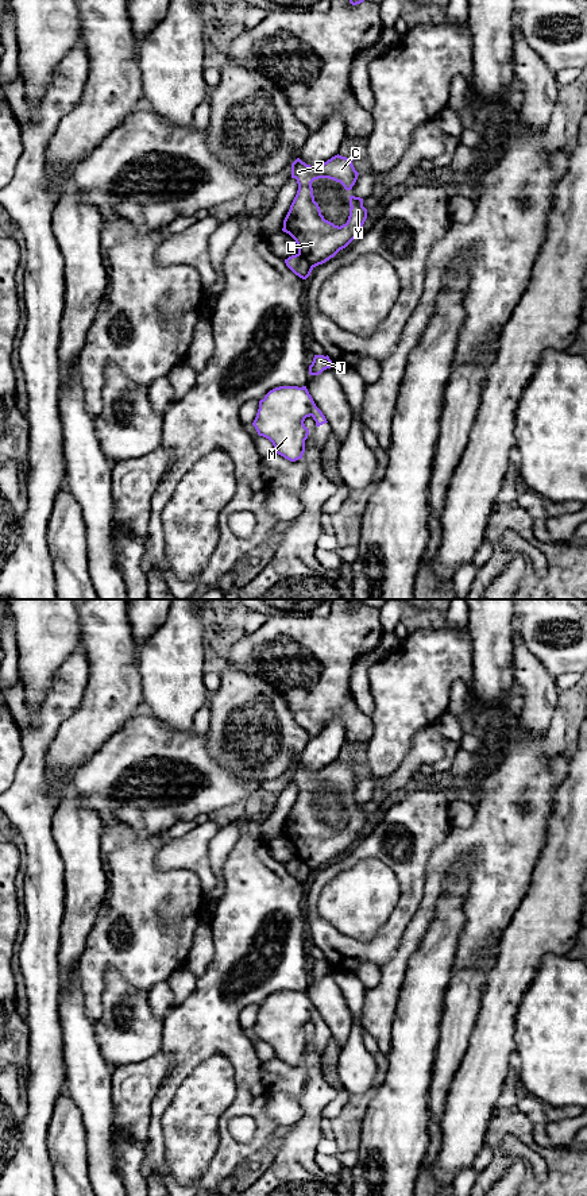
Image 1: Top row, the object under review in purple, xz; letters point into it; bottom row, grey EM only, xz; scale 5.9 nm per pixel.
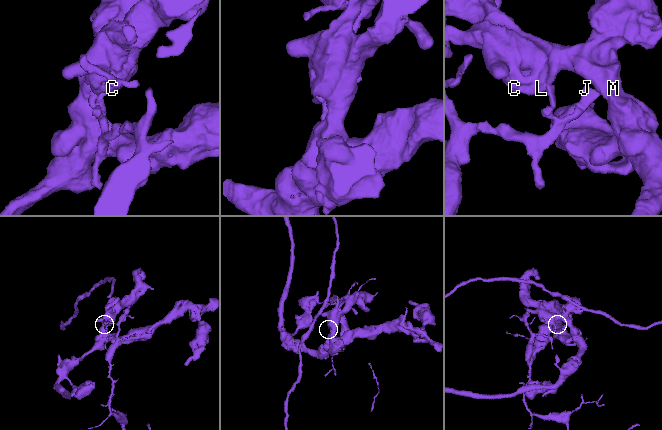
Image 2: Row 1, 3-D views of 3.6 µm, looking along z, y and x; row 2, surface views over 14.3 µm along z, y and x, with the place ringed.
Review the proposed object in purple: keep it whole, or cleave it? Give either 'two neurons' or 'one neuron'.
two neurons

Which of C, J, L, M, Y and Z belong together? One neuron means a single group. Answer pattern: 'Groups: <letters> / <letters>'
Groups: C L M Y Z / J

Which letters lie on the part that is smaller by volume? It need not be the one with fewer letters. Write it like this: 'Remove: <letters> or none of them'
Remove: J

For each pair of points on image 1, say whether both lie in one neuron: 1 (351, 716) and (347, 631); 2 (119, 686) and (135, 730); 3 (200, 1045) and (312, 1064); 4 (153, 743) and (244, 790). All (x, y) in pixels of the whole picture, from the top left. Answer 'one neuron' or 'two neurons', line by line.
1: one neuron
2: two neurons
3: two neurons
4: one neuron

